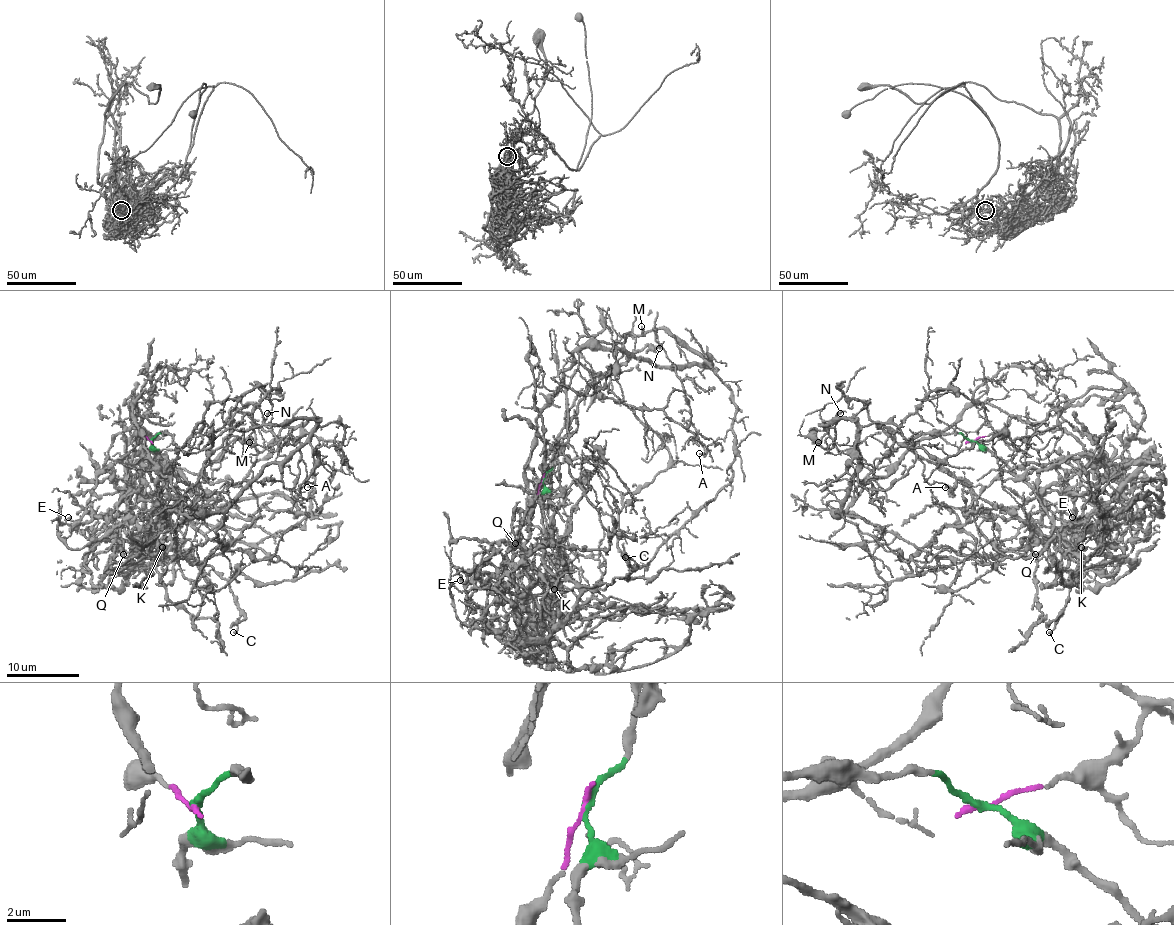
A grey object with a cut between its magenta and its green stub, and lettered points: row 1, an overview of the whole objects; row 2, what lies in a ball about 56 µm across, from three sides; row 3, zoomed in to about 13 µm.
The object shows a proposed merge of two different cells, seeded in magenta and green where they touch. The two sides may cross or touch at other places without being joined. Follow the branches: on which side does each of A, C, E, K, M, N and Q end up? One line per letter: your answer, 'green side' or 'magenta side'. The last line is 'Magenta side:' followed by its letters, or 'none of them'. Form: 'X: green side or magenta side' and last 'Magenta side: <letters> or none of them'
A: magenta side
C: green side
E: green side
K: green side
M: magenta side
N: magenta side
Q: green side
Magenta side: A, M, N

